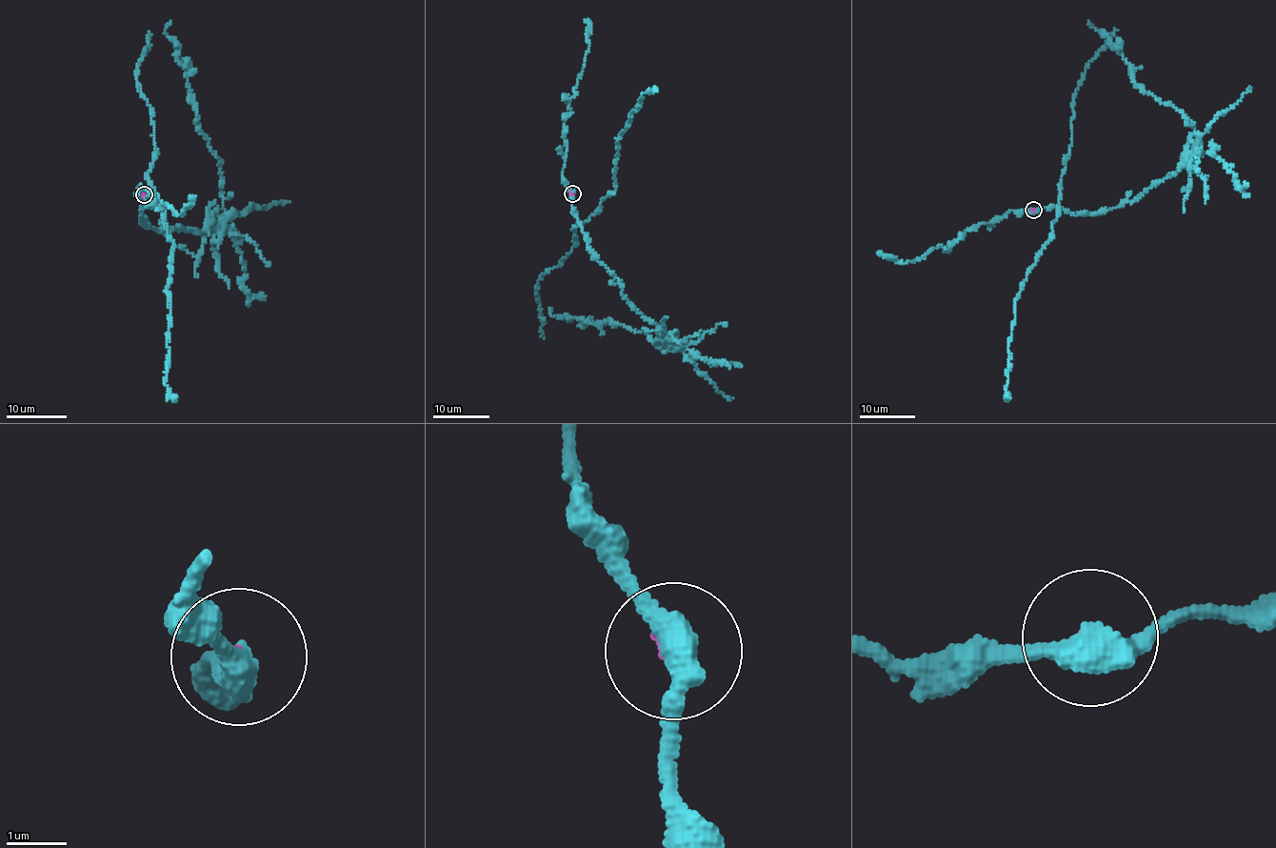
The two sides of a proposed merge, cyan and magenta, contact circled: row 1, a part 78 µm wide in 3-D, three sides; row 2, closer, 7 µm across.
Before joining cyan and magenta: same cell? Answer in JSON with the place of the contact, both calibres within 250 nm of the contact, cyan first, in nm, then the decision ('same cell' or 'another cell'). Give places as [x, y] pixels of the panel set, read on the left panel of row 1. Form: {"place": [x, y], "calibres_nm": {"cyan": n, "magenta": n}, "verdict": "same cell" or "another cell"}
{"place": [144, 194], "calibres_nm": {"cyan": 440, "magenta": 90}, "verdict": "another cell"}

